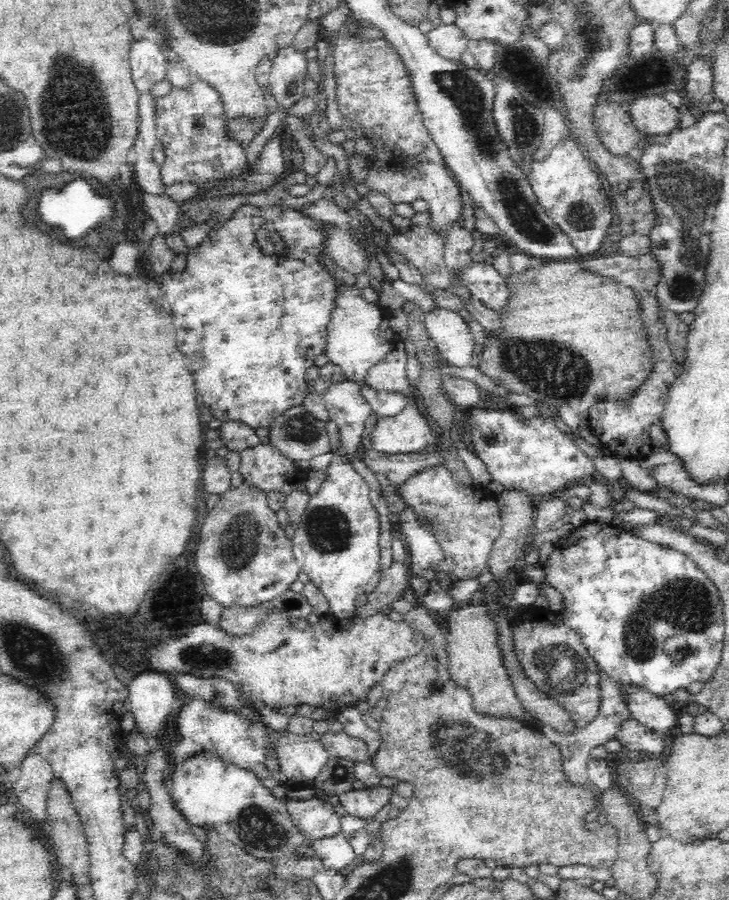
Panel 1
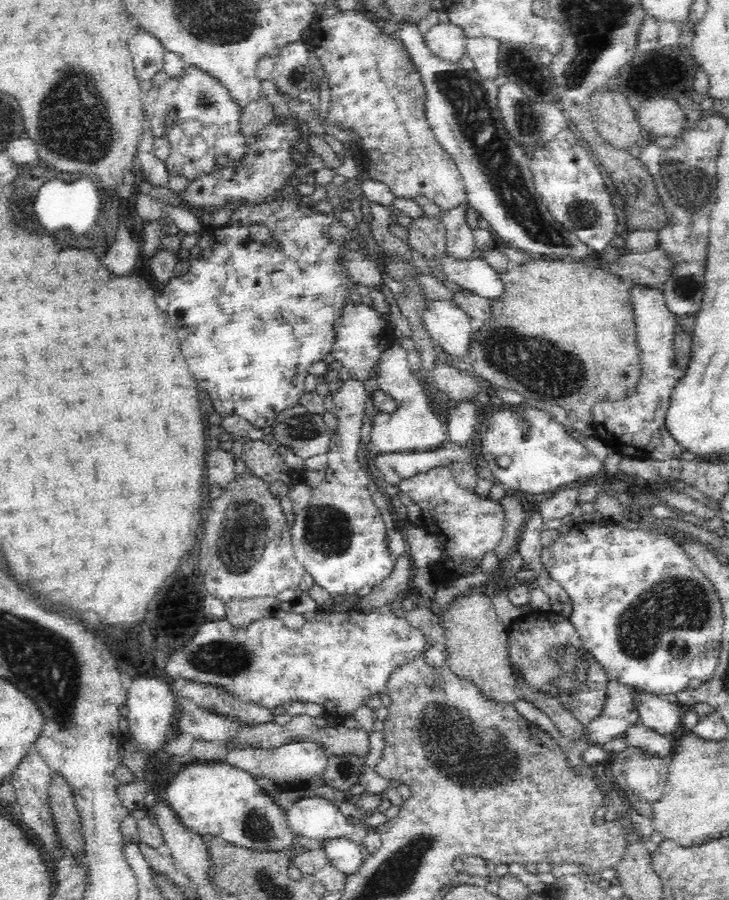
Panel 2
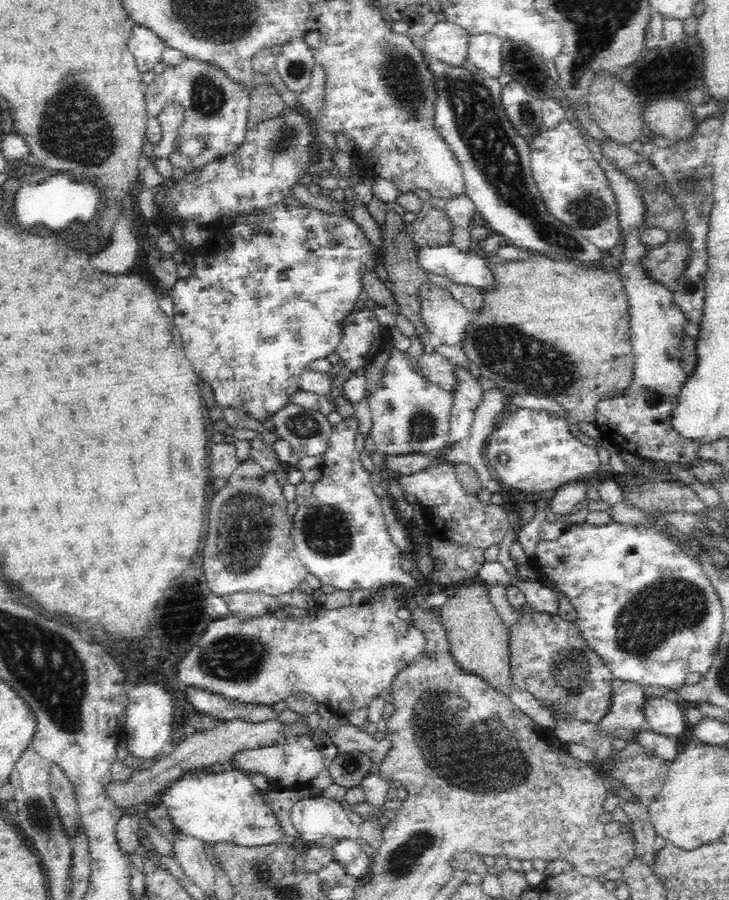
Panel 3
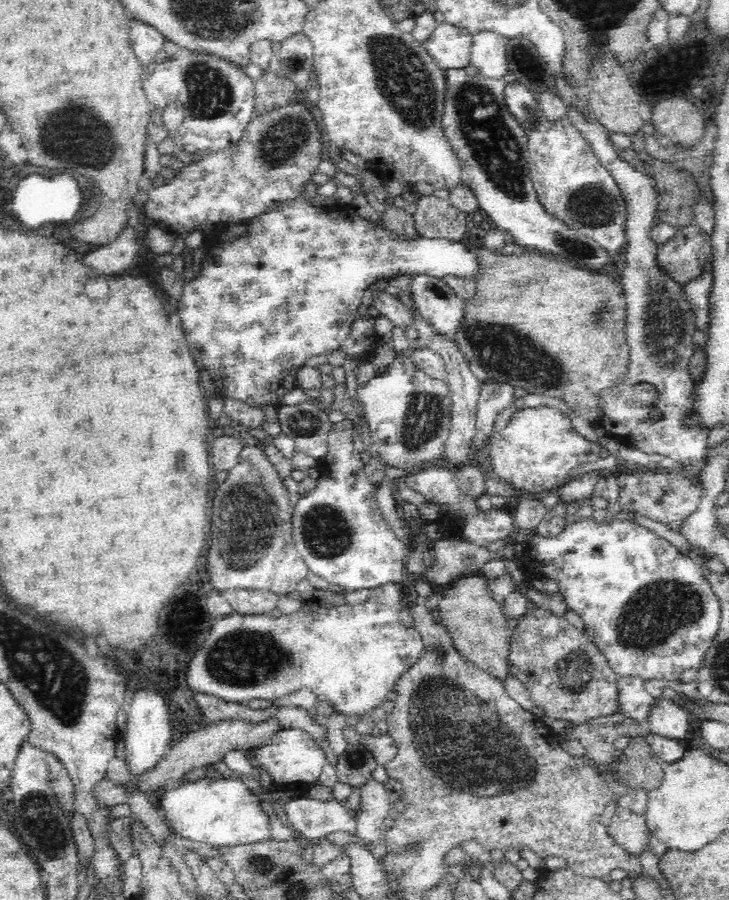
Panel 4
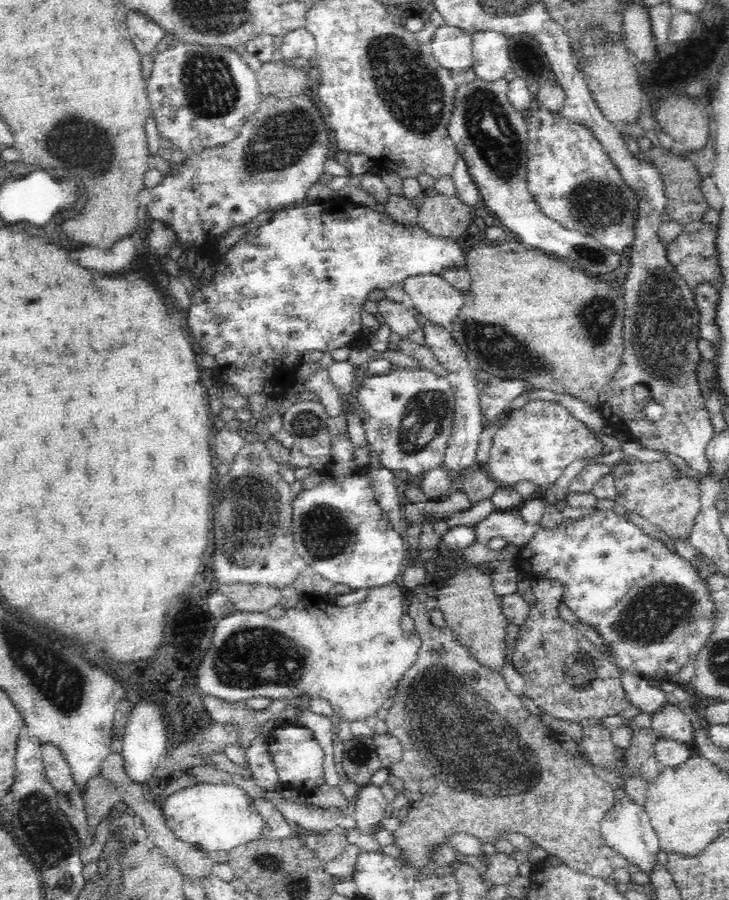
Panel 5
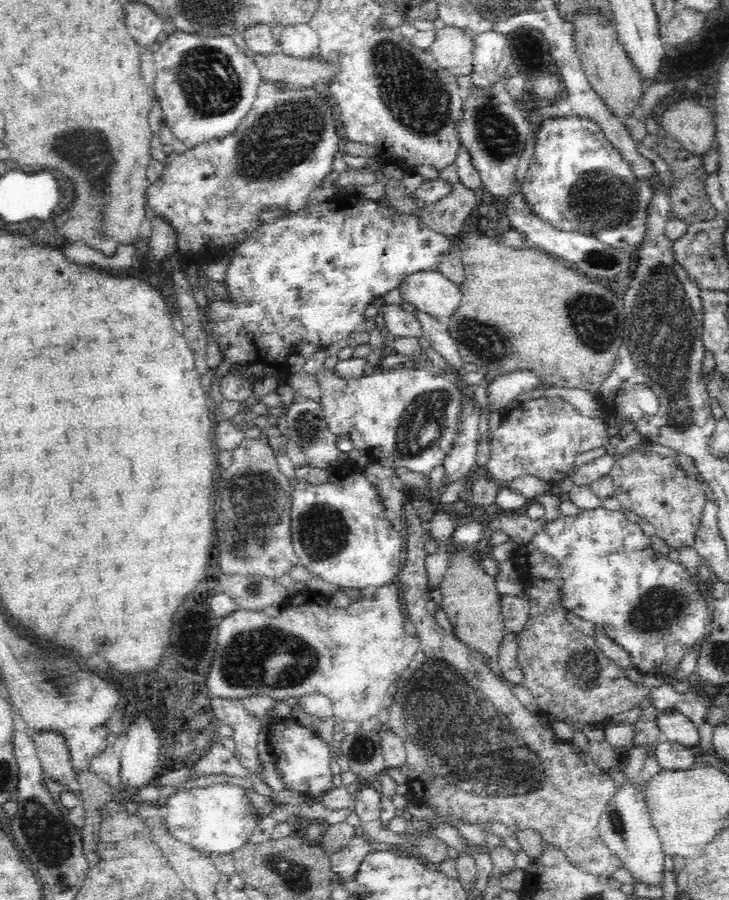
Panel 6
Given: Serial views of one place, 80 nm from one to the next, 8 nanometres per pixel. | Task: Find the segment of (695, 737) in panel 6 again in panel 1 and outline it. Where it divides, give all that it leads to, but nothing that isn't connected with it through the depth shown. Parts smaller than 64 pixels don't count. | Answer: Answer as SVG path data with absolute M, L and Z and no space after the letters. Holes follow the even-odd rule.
M622 685L622 691L626 691L632 718L644 726L661 735L677 727L677 710L662 697L650 694L647 690L634 685Z

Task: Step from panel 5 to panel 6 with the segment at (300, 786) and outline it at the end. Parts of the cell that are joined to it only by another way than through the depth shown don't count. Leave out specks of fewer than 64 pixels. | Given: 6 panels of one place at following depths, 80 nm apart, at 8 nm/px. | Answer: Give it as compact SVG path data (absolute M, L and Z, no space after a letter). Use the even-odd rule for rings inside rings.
M277 719L267 728L267 739L278 762L277 770L281 772L287 788L301 794L304 800L312 800L314 804L322 803L324 796L336 788L330 769L330 747L336 745L324 741L316 729L302 725L296 719Z

